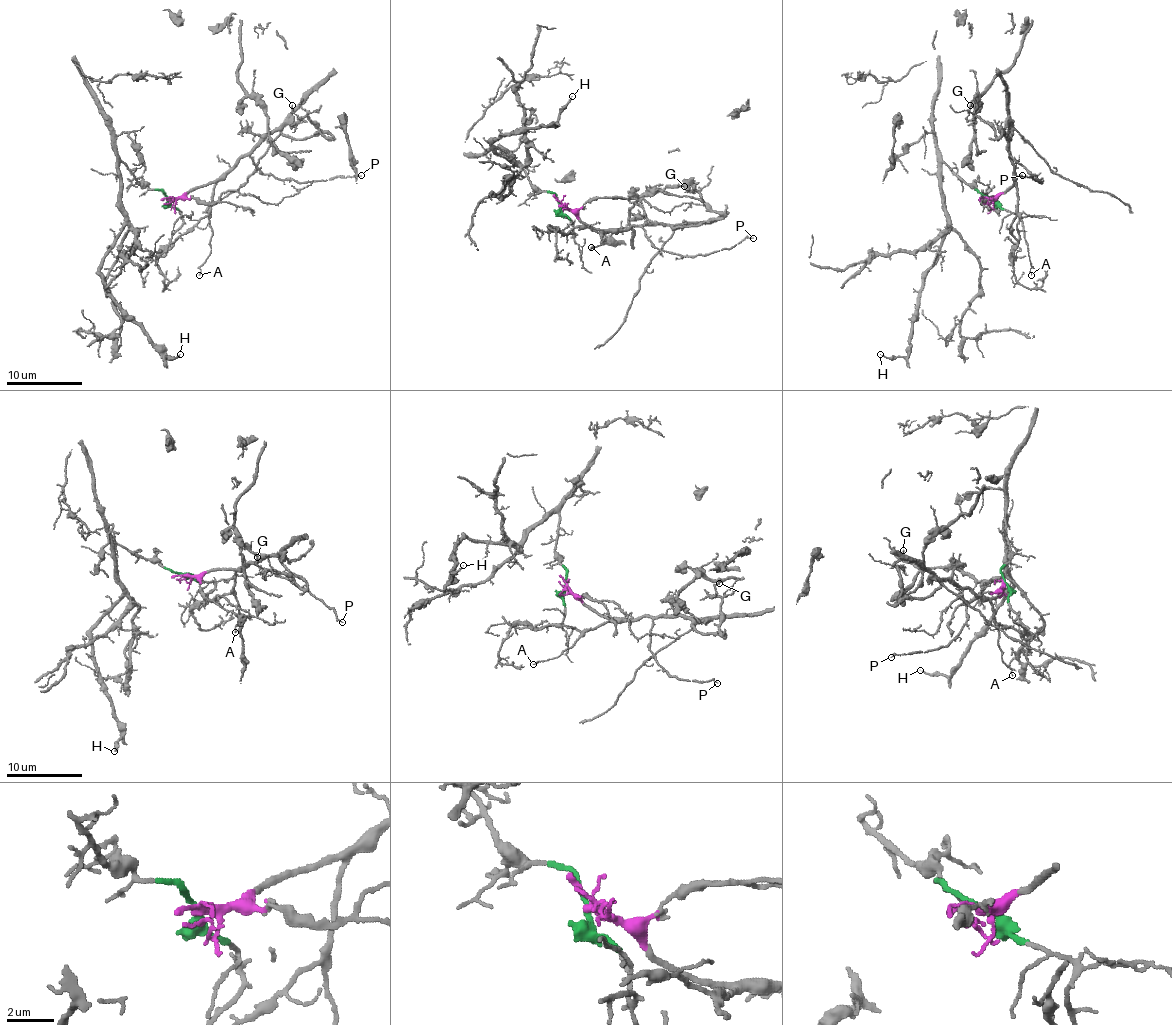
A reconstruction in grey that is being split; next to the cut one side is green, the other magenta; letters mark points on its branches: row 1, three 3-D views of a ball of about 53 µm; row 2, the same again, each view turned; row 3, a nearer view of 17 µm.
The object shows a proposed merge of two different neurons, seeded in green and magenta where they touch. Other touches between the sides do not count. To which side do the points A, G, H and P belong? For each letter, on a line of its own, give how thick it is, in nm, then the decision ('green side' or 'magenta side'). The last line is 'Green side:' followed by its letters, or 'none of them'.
A: 90 nm | magenta side
G: 110 nm | magenta side
H: 130 nm | green side
P: 140 nm | magenta side
Green side: H

